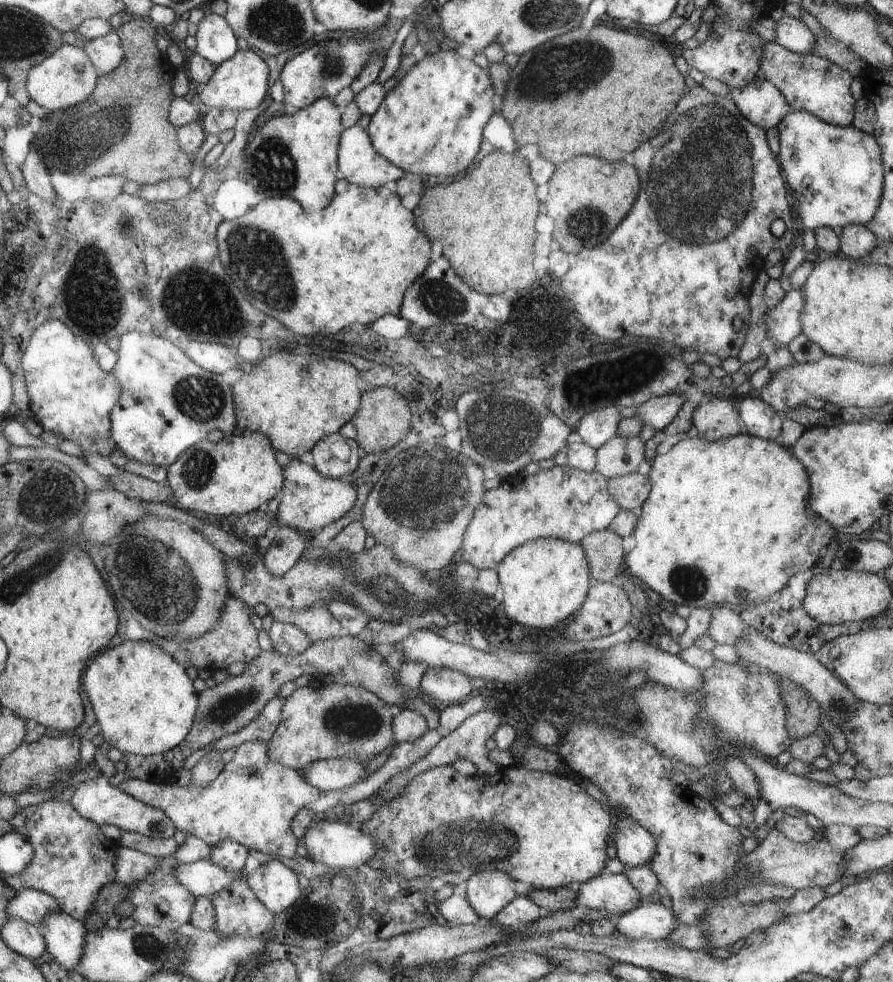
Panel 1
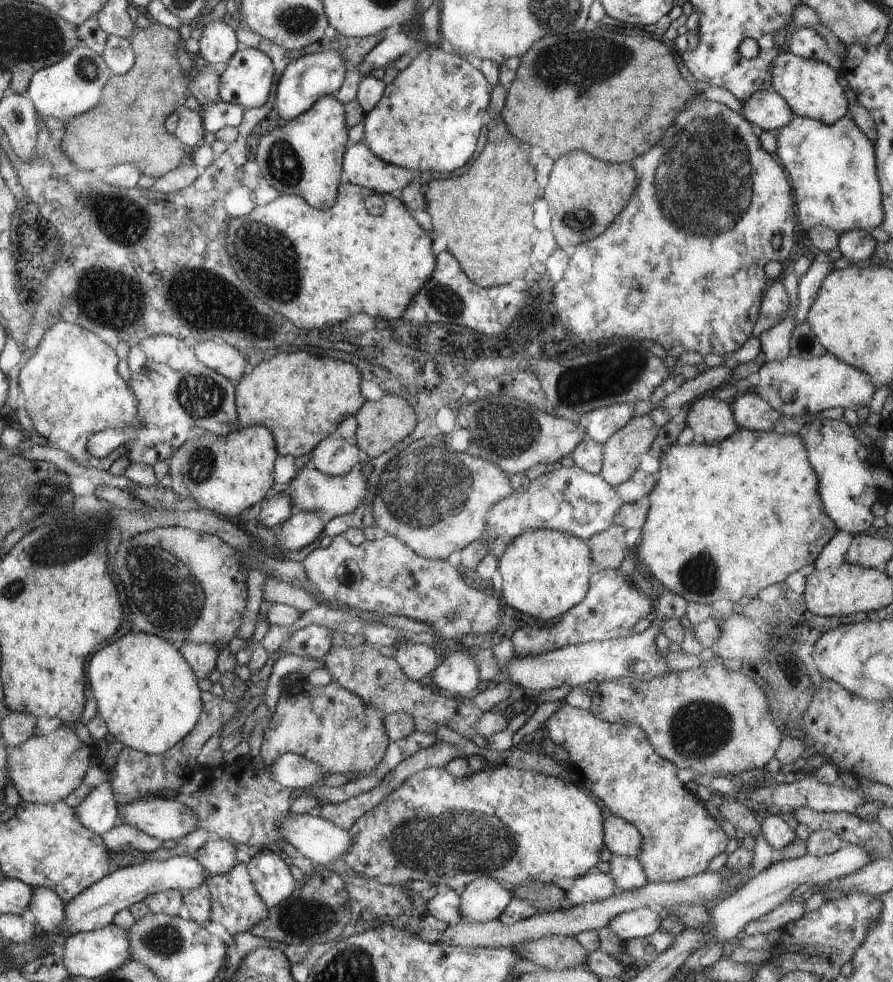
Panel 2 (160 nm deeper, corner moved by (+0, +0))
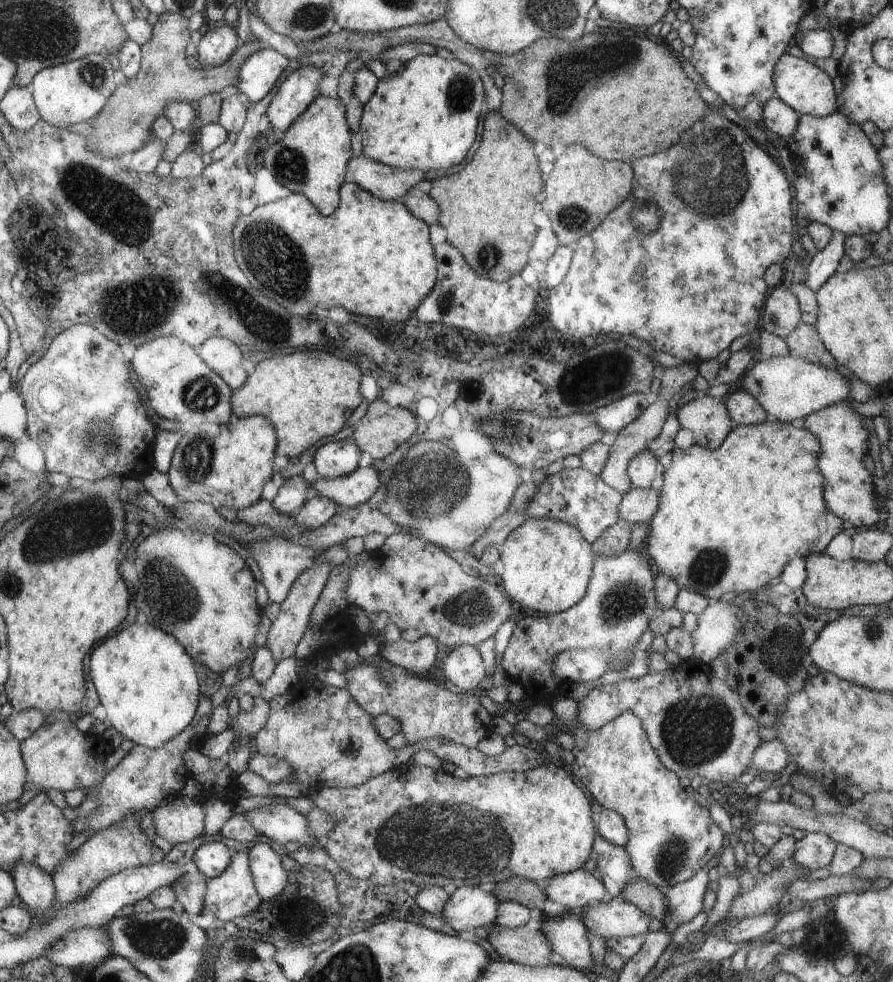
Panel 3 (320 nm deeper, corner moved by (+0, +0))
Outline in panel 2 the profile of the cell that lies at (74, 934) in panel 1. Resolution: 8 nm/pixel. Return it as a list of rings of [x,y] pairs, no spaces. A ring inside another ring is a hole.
[[[33,887],[33,898],[29,909],[34,918],[38,932],[61,933],[65,925],[65,902],[48,887]]]

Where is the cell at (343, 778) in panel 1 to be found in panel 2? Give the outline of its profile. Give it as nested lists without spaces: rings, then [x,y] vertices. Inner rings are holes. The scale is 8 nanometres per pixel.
[[[284,753],[267,768],[274,780],[289,789],[304,789],[327,776],[323,768],[310,759]]]

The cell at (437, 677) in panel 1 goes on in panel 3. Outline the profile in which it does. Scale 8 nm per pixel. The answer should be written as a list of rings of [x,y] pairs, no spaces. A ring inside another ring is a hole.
[[[457,646],[439,666],[439,674],[443,681],[455,684],[460,690],[470,693],[484,680],[486,668],[477,647]]]

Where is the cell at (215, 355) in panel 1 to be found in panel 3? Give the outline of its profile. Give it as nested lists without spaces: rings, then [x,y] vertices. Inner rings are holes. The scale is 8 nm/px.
[[[210,337],[201,344],[199,355],[234,390],[238,390],[246,382],[247,374],[242,365],[242,358],[246,356],[229,338]]]

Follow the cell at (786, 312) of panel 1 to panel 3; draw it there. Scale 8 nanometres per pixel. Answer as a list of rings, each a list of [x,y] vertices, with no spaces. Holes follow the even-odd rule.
[[[833,231],[826,248],[819,250],[815,256],[807,260],[804,282],[812,290],[817,291],[834,273],[842,256],[845,254],[845,238],[842,231]]]

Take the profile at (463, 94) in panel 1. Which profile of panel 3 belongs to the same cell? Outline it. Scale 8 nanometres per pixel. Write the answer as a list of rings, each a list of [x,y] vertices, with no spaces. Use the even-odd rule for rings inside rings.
[[[418,55],[403,63],[394,73],[379,79],[373,97],[363,104],[359,122],[362,133],[362,155],[403,171],[420,169],[446,170],[459,165],[472,144],[476,142],[478,118],[482,112],[484,90],[476,69],[472,70],[458,59],[444,59],[438,55]]]

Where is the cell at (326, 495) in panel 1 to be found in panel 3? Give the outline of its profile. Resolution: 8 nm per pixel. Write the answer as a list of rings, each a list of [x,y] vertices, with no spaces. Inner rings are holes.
[[[374,466],[358,467],[352,474],[335,479],[318,478],[311,483],[312,494],[335,500],[340,508],[355,507],[369,501],[382,486],[380,471]]]

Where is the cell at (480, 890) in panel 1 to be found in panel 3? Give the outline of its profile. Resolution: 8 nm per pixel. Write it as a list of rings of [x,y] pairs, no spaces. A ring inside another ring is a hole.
[[[461,887],[450,895],[440,915],[458,935],[472,936],[476,929],[495,924],[499,906],[488,887]]]

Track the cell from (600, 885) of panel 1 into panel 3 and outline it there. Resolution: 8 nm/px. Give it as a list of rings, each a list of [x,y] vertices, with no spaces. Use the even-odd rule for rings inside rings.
[[[584,868],[559,874],[542,884],[549,900],[564,906],[566,912],[582,914],[582,909],[607,898],[604,883]]]

